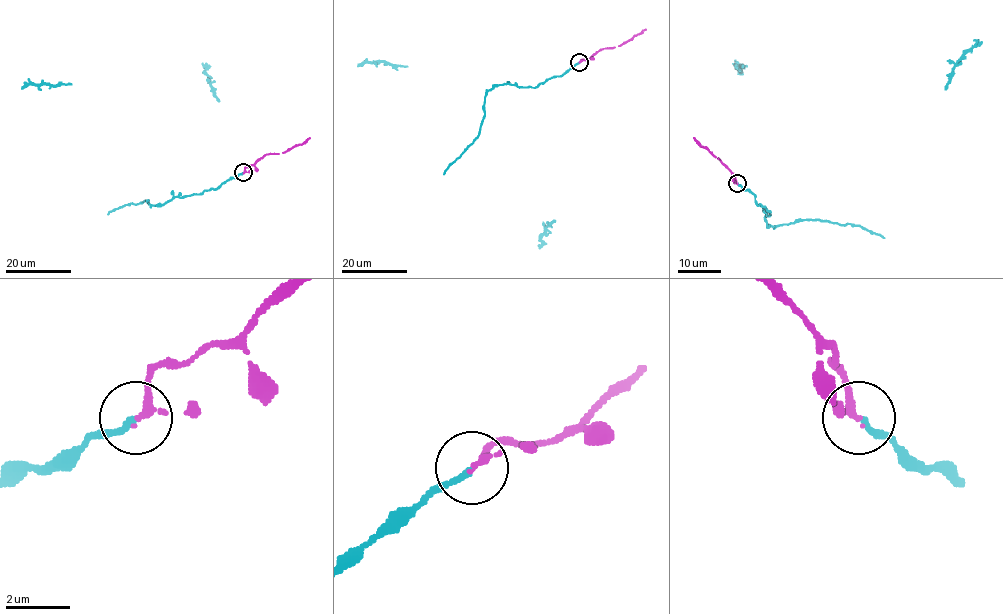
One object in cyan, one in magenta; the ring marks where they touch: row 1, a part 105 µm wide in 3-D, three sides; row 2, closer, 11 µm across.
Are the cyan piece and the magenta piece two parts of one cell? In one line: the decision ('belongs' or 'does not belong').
belongs

